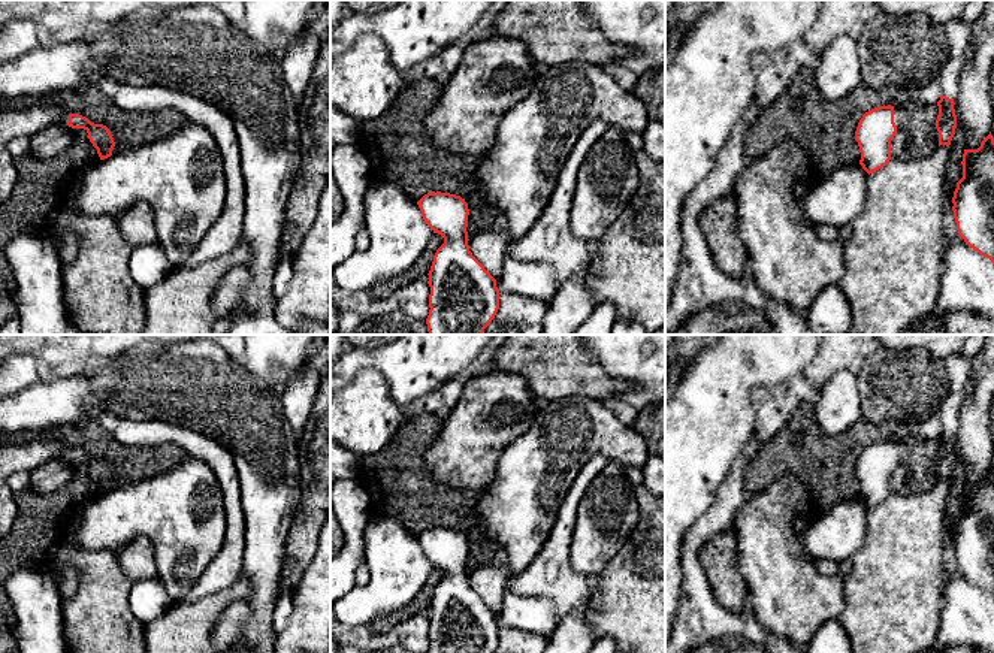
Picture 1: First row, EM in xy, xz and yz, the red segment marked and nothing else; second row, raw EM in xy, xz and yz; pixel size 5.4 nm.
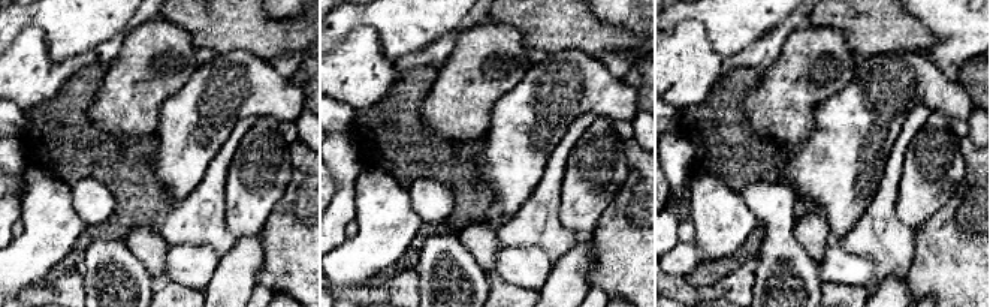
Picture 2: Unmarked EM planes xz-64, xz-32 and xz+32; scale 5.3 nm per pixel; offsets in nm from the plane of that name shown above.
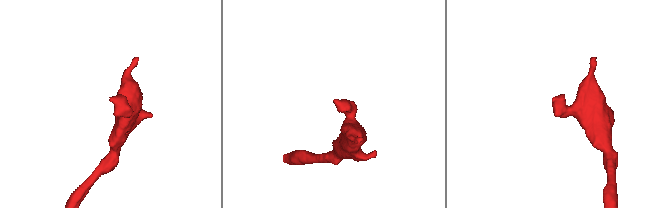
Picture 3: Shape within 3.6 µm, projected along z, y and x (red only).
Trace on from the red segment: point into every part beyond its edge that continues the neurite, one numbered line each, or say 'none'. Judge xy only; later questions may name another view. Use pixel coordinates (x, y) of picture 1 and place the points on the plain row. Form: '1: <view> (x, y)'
none

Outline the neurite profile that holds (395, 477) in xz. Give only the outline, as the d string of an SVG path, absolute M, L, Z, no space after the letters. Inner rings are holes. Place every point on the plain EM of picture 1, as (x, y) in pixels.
M430 414L411 418L395 433L393 439L384 448L360 456L360 468L356 480L371 496L374 517L392 517L416 538L432 526L460 530L469 544L466 562L469 574L472 569L487 563L502 563L502 556L498 544L486 539L474 523L474 508L483 490L459 489L435 480L423 460L425 450L435 439L442 424L444 415Z

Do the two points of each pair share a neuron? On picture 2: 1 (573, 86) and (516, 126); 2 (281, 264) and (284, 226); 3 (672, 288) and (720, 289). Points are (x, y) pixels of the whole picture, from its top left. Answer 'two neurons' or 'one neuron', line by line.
1: one neuron
2: one neuron
3: one neuron

